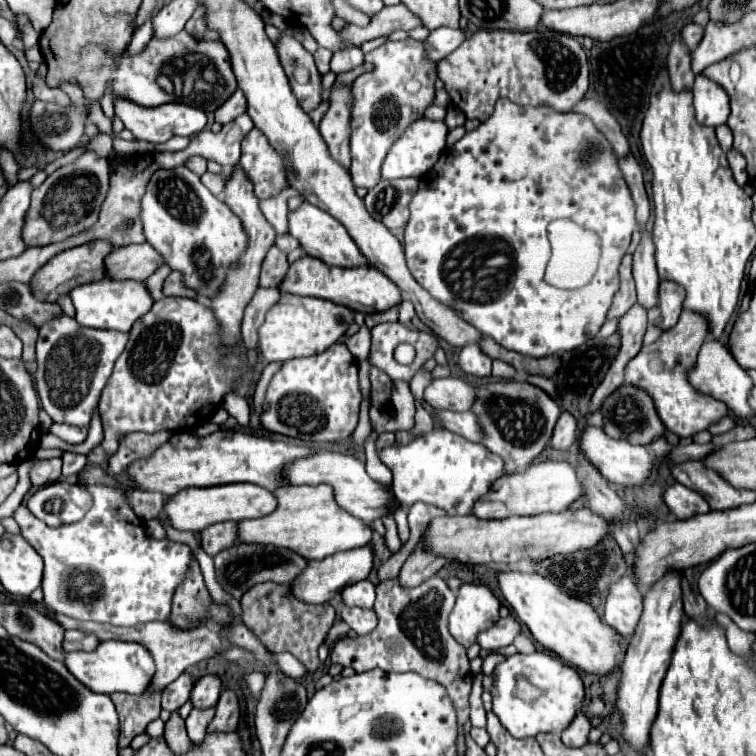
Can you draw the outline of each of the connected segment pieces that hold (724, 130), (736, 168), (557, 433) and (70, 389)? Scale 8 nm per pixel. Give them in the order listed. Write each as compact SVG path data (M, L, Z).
M726 124L720 126L720 128L716 130L716 136L718 136L718 144L720 144L722 152L726 154L726 152L730 150L730 146L732 146L732 134L730 134L730 128L728 128Z
M732 148L728 156L728 164L730 164L730 170L732 170L732 176L736 180L736 184L744 186L748 182L748 174L746 174L746 160Z
M562 412L558 418L558 424L554 428L550 448L552 450L570 450L570 446L574 442L576 442L576 420L574 420L574 416Z
M60 314L48 320L38 330L36 342L36 374L34 384L42 408L58 424L88 428L98 406L100 394L110 380L114 362L126 346L128 334L112 330L90 330L78 326L74 318Z

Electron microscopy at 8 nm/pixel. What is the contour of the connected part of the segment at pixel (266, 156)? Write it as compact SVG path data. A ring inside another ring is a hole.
M252 128L242 140L242 158L238 166L254 184L254 194L260 200L278 194L278 190L288 184L282 158L258 128Z

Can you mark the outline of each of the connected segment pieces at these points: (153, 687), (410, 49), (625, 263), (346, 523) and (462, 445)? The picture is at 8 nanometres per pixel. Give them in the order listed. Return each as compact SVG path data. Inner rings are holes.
M56 616L56 620L68 630L68 628L76 628L76 630L84 630L84 632L92 632L94 636L102 638L102 640L130 640L130 642L142 642L142 646L146 646L154 658L156 664L156 674L152 684L148 686L150 692L160 692L164 690L170 682L174 682L188 666L198 664L200 660L208 660L214 658L220 652L220 636L216 630L206 630L204 626L190 626L186 628L176 628L172 622L146 622L146 624L138 624L134 628L118 628L118 626L110 626L110 624L96 624L96 622L80 622L80 620L72 620L66 616Z
M406 38L402 42L386 42L380 48L368 52L364 56L366 62L372 64L372 70L358 76L354 80L354 106L352 106L352 136L350 136L350 154L352 154L352 164L350 164L350 176L356 188L374 188L376 182L380 182L380 166L386 156L386 150L396 142L396 138L402 134L402 130L422 118L424 110L432 104L434 98L434 82L436 82L436 64L426 62L424 56L424 46L418 40Z
M626 254L622 258L620 270L618 270L620 272L620 290L616 292L612 308L608 310L608 320L622 318L636 302L636 288L634 288L634 278L632 278L632 270L630 270L630 258L632 258L630 254Z
M328 484L318 486L282 486L274 492L278 508L262 518L242 520L242 542L262 542L274 546L286 546L306 560L322 560L330 554L366 546L372 540L372 528L360 518L352 516L334 502L334 490Z
M432 430L408 444L386 446L378 450L378 456L392 470L392 492L404 508L414 502L428 502L444 508L450 516L470 514L474 502L490 488L490 482L504 476L502 458L490 454L482 444L448 430Z

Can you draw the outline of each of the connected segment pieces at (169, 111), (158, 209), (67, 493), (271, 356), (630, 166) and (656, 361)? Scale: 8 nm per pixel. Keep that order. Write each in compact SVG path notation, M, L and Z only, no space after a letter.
M124 98L114 100L116 116L124 122L124 126L138 138L154 144L168 142L174 134L176 136L194 136L206 126L206 114L200 108L192 108L186 104L162 104L158 108L142 108L138 104L126 102Z
M186 166L172 170L156 170L146 184L140 200L140 220L146 240L166 256L170 268L182 272L186 286L198 292L200 300L210 300L210 294L222 286L226 266L238 260L246 248L246 234L238 216L200 182L200 176Z
M58 480L34 492L26 506L38 520L50 526L62 526L86 514L86 508L90 508L90 494L78 484Z
M282 294L280 300L268 310L264 324L258 328L258 352L266 362L292 360L300 356L314 356L338 342L352 324L354 312L330 300Z
M628 154L626 158L618 156L618 166L624 174L624 180L632 192L634 204L636 204L636 218L638 222L646 222L650 216L650 204L648 204L648 196L644 190L644 180L642 180L642 170L638 166L638 162L634 160L632 154Z
M684 310L678 324L662 332L662 336L650 346L642 346L640 352L628 362L624 372L624 382L644 390L652 398L664 428L668 432L678 434L680 438L706 430L710 422L716 422L718 418L726 416L726 406L722 406L722 402L694 390L688 382L688 372L692 370L704 340L706 340L706 322L702 322L698 314L690 314Z

